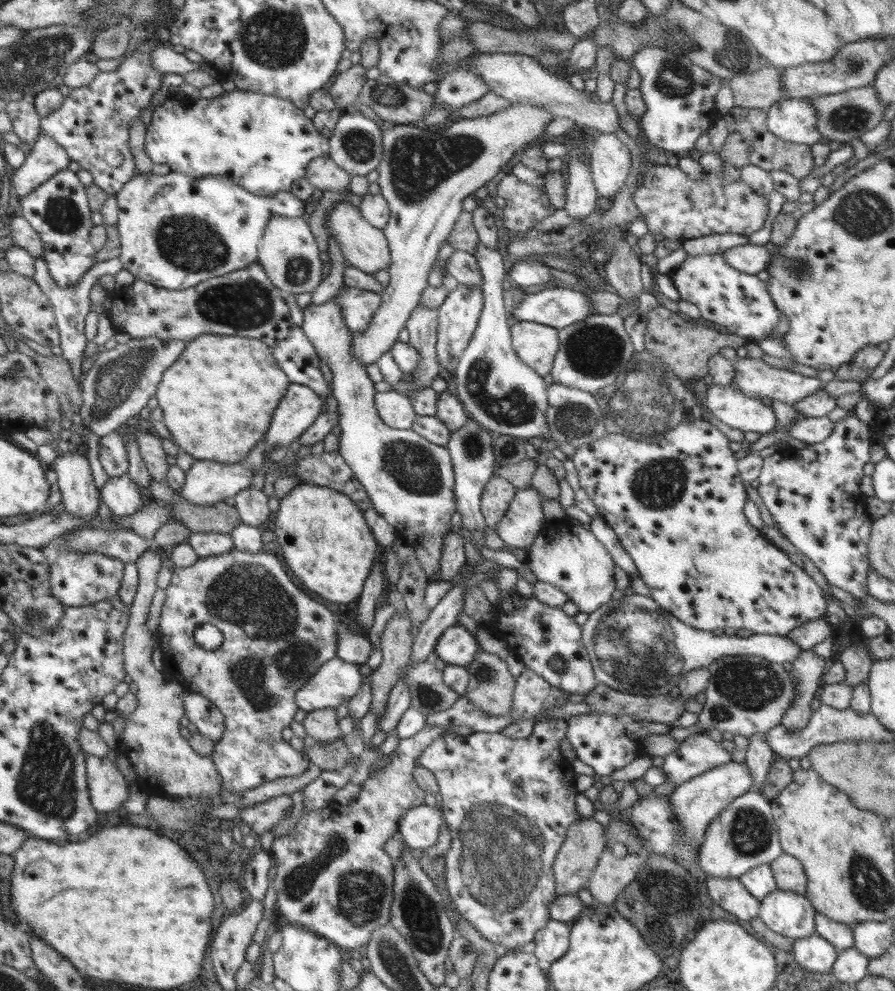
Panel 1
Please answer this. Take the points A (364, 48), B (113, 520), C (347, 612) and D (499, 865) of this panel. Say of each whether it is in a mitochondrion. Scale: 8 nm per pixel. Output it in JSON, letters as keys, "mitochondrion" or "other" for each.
{"A":"other","B":"other","C":"other","D":"mitochondrion"}

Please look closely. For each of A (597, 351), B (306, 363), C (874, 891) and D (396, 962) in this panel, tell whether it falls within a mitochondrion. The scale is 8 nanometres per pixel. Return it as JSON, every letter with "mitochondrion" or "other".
{"A":"mitochondrion","B":"other","C":"mitochondrion","D":"mitochondrion"}

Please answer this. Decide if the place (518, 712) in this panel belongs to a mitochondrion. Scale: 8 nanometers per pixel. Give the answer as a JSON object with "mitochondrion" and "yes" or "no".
{"mitochondrion":"no"}

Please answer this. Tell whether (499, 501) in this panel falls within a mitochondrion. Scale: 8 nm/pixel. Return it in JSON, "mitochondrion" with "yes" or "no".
{"mitochondrion":"no"}

